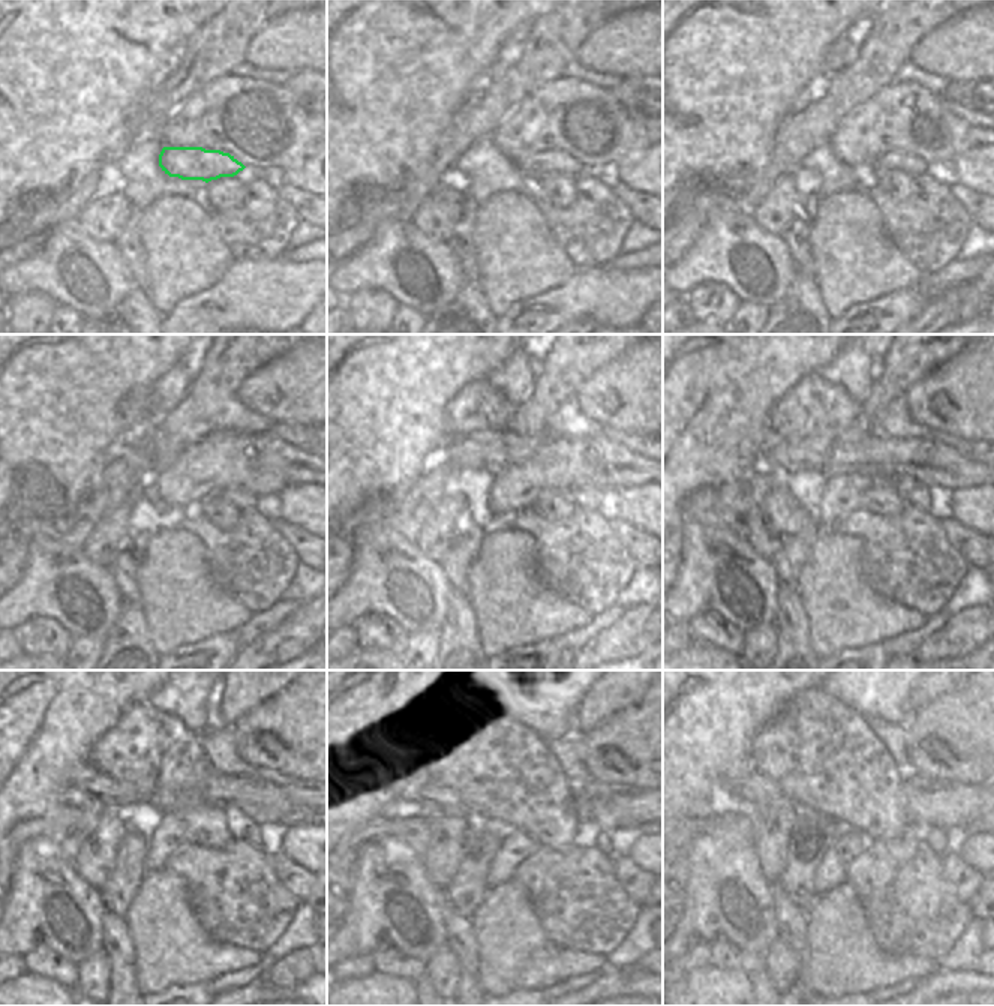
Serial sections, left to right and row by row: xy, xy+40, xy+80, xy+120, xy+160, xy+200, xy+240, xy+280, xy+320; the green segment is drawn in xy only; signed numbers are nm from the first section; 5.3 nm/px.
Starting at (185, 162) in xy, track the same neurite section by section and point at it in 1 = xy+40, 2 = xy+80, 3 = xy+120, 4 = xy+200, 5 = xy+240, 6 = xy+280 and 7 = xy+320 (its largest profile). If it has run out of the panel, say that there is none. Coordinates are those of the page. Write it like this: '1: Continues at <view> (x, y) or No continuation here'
1: Continues at xy+40 (547, 162)
2: Continues at xy+80 (913, 165)
3: Continues at xy+120 (242, 500)
4: Continues at xy+200 (919, 497)
5: Continues at xy+240 (252, 835)
6: Continues at xy+280 (592, 837)
7: Continues at xy+320 (939, 840)

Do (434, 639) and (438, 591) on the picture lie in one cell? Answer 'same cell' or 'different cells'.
different cells

